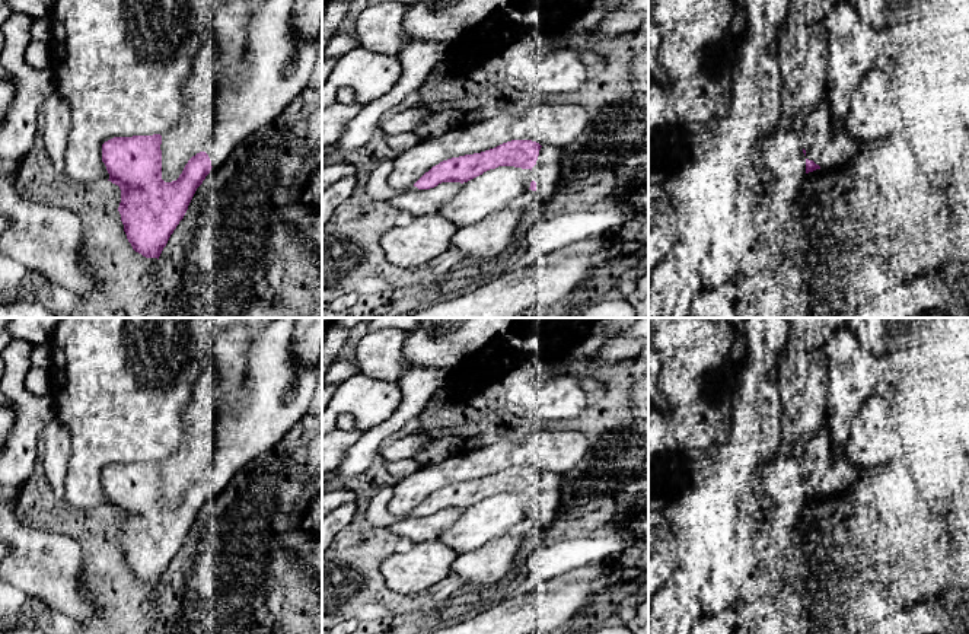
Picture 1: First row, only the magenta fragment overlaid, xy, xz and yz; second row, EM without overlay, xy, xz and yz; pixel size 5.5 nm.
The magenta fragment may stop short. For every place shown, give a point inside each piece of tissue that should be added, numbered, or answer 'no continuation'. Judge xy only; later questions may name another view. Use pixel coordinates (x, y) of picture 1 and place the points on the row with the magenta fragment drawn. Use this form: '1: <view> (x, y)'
1: xy (279, 67)

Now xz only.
1: xz (547, 172)

